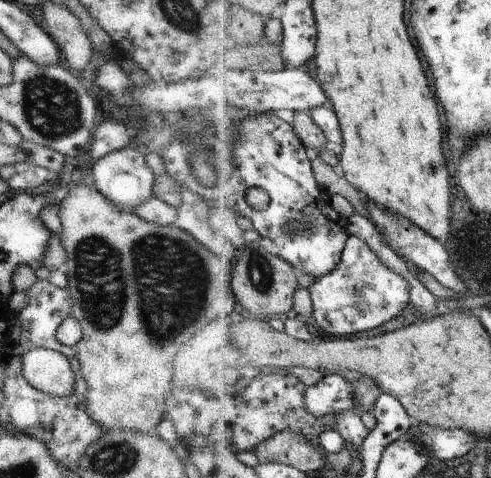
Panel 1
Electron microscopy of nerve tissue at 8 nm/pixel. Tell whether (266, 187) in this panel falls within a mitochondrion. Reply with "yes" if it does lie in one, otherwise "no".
no

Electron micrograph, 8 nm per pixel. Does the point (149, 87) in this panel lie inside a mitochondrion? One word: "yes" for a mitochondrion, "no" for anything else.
no

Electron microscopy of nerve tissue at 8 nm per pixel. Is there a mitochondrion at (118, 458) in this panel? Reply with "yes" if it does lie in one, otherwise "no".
yes

